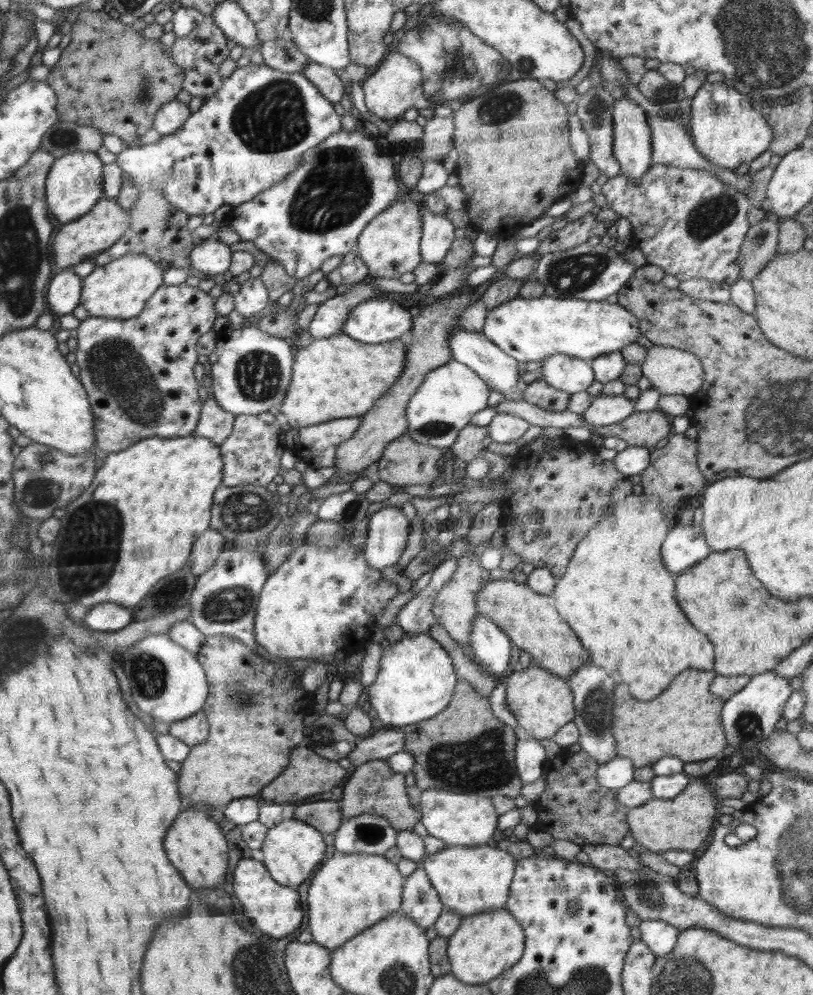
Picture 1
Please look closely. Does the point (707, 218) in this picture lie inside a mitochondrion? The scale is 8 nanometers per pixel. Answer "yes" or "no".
yes

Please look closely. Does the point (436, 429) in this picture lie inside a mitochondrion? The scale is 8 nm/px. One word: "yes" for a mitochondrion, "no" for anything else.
yes

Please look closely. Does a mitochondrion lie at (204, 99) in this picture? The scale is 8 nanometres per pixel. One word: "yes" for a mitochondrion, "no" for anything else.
no

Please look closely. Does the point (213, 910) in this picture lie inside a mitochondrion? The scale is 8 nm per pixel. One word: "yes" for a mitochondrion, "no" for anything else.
no

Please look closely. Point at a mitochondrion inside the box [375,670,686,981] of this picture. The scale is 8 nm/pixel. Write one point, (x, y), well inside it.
(485, 766)

